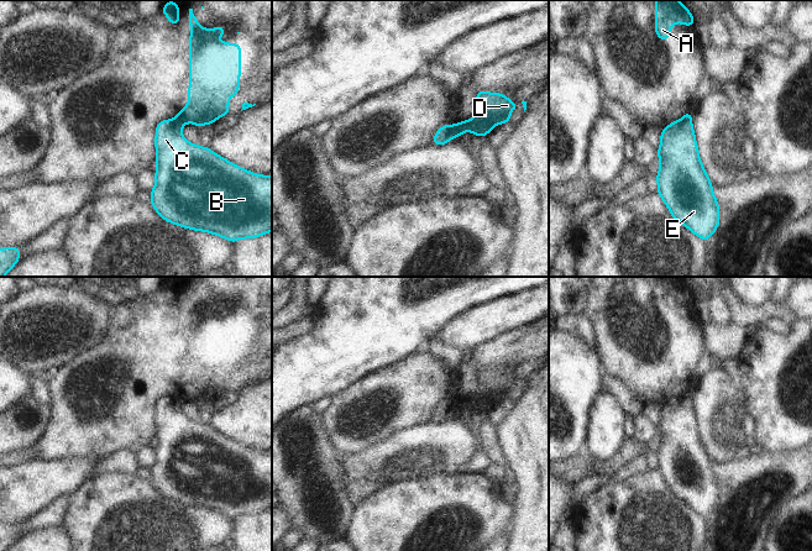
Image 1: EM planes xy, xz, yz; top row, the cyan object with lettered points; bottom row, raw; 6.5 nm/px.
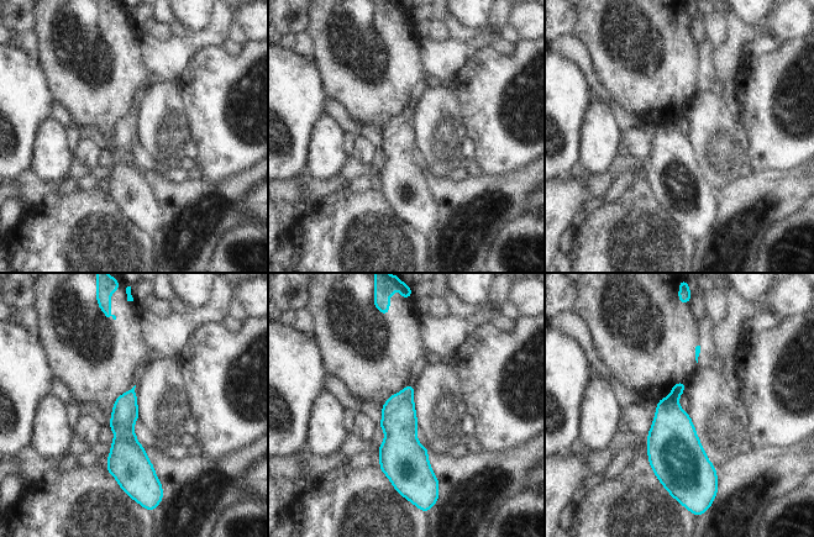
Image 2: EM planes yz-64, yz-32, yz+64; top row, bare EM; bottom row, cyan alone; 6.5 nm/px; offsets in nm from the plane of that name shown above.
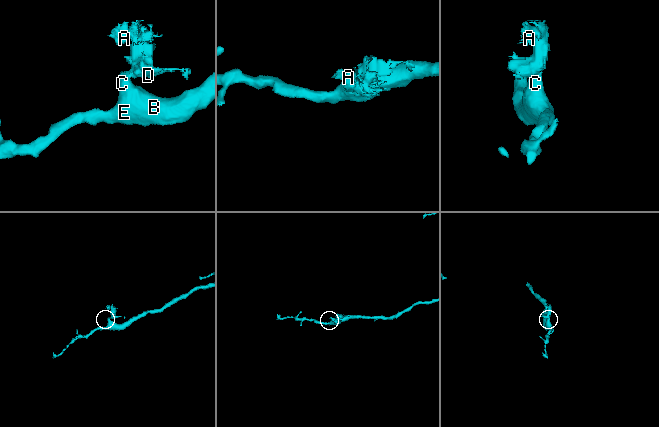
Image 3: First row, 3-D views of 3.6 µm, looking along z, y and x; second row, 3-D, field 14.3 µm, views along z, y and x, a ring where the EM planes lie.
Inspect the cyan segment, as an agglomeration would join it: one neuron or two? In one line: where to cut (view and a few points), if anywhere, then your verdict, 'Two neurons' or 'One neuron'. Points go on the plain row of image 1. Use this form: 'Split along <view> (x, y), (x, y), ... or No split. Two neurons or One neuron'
Split along xz (445, 400), (452, 414). Two neurons.

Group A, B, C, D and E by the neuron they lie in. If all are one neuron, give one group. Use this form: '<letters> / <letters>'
A D / B C E

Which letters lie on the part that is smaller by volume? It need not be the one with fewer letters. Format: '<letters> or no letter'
A, D

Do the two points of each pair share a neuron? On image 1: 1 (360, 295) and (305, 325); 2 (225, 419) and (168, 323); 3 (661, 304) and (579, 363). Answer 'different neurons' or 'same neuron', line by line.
1: different neurons
2: different neurons
3: different neurons

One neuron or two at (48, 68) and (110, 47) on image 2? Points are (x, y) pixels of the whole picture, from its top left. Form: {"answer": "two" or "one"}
{"answer": "one"}

